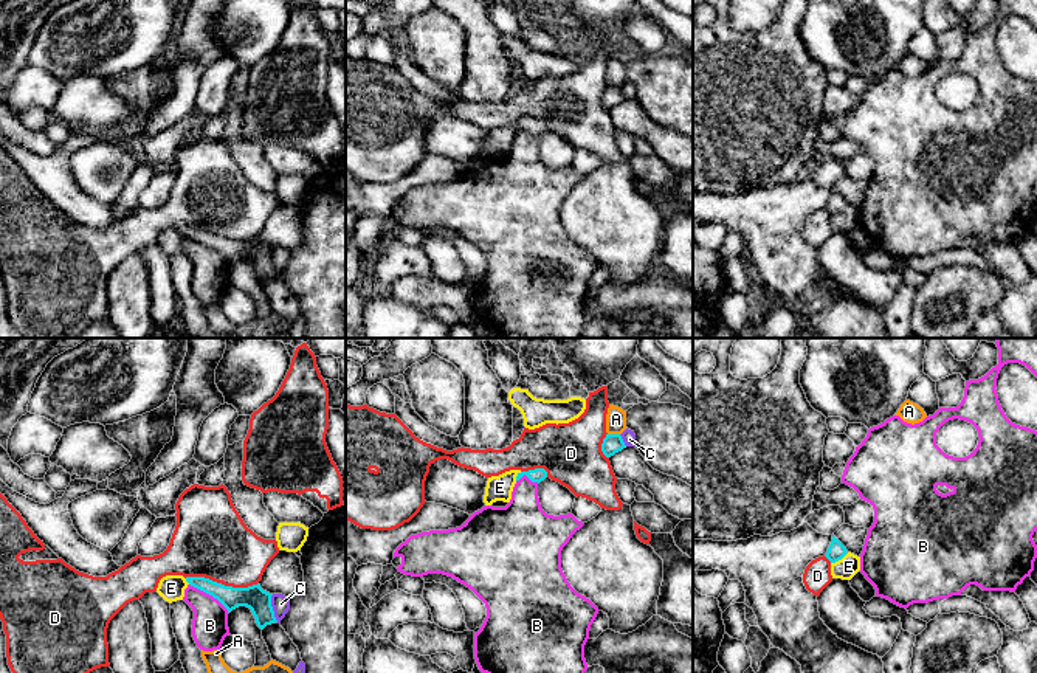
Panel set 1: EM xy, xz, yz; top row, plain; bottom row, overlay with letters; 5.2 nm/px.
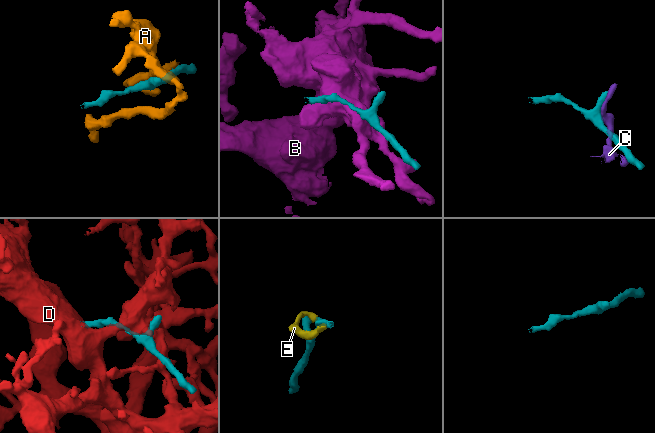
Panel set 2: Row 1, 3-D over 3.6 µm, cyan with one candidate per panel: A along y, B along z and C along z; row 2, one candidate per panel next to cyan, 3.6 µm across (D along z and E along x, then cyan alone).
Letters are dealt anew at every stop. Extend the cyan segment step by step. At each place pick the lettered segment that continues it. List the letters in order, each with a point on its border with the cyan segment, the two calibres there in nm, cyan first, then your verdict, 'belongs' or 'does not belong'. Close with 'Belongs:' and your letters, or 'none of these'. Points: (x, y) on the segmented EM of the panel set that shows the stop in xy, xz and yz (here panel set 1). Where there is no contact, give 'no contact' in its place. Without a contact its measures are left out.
A: xz (614, 434) | 100/110 nm | does not belong
B: xy (210, 594) | 120/190 nm | does not belong
C: xy (272, 608) | 120/90 nm | does not belong
D: xy (220, 583) | 120/380 nm | does not belong
E: yz (839, 559) | 90/110 nm | does not belong
Belongs: none of these

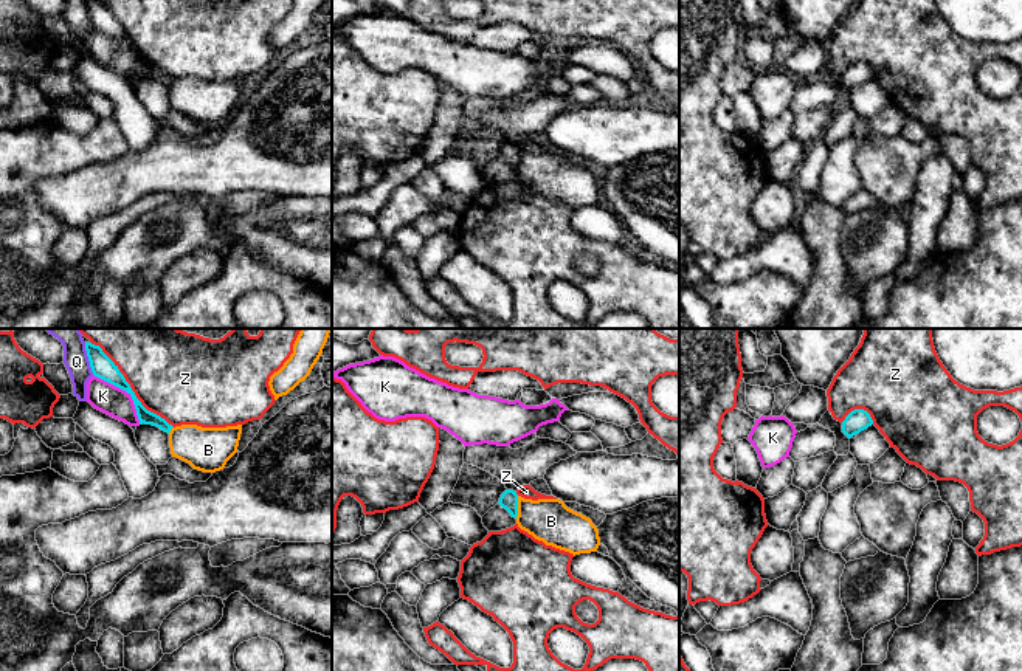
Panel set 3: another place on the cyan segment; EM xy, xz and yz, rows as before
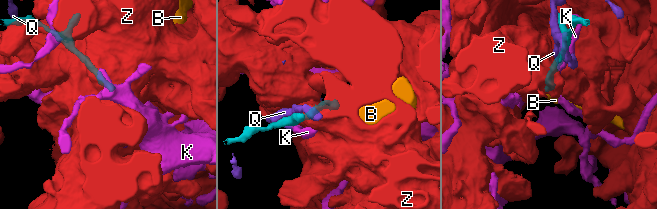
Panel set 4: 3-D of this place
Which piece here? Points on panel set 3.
B: xz (517, 507) | 100/220 nm | does not belong
K: xy (126, 391) | 120/150 nm | does not belong
Q: xy (89, 358) | 120/140 nm | does not belong
Z: xy (131, 388) | 120/460 nm | does not belong
Belongs: none of these

